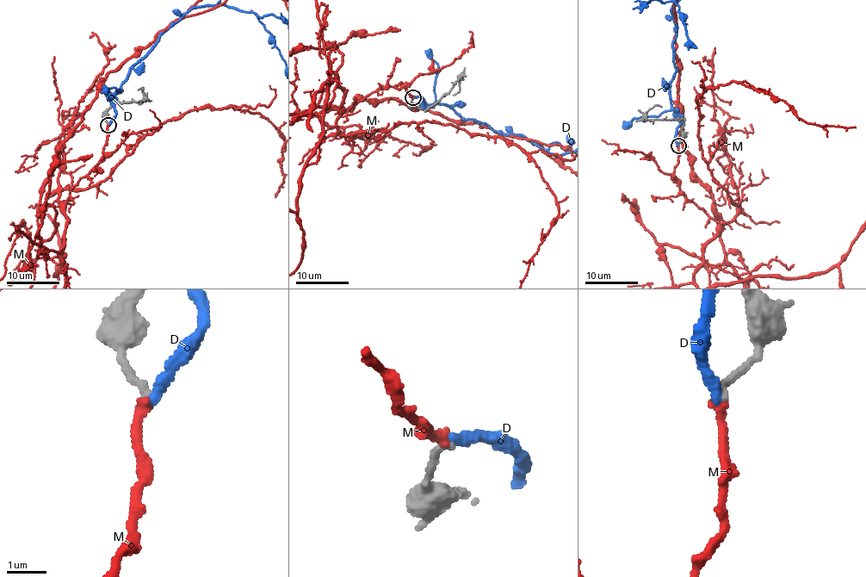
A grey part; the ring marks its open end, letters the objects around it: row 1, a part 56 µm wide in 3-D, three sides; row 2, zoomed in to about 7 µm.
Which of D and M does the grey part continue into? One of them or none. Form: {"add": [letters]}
{"add": ["M"]}

